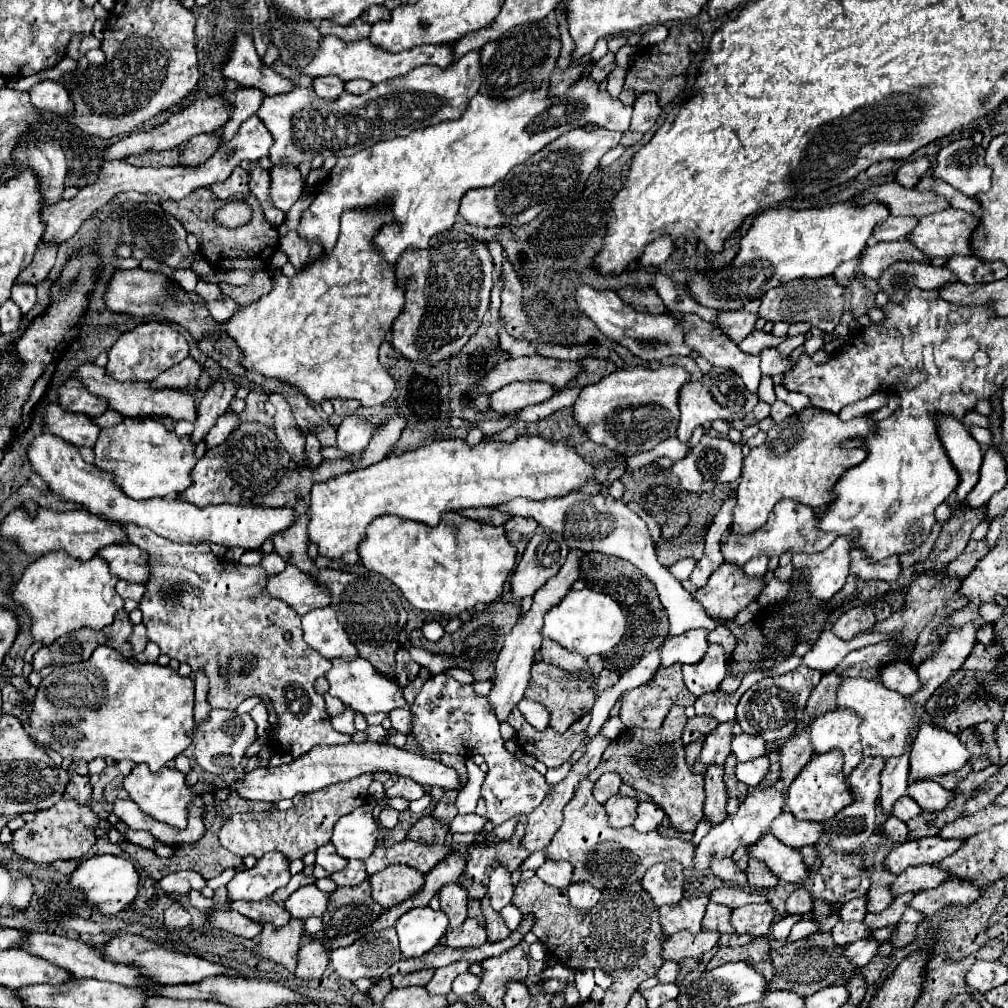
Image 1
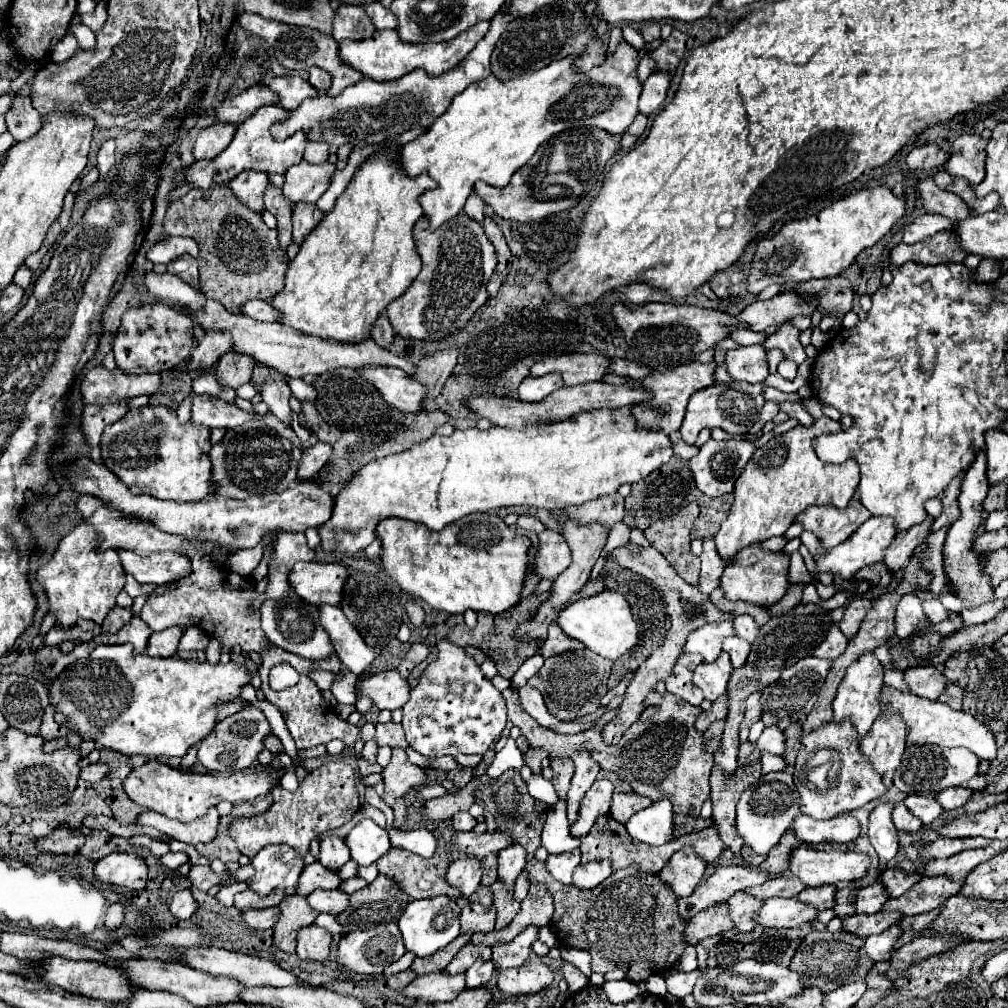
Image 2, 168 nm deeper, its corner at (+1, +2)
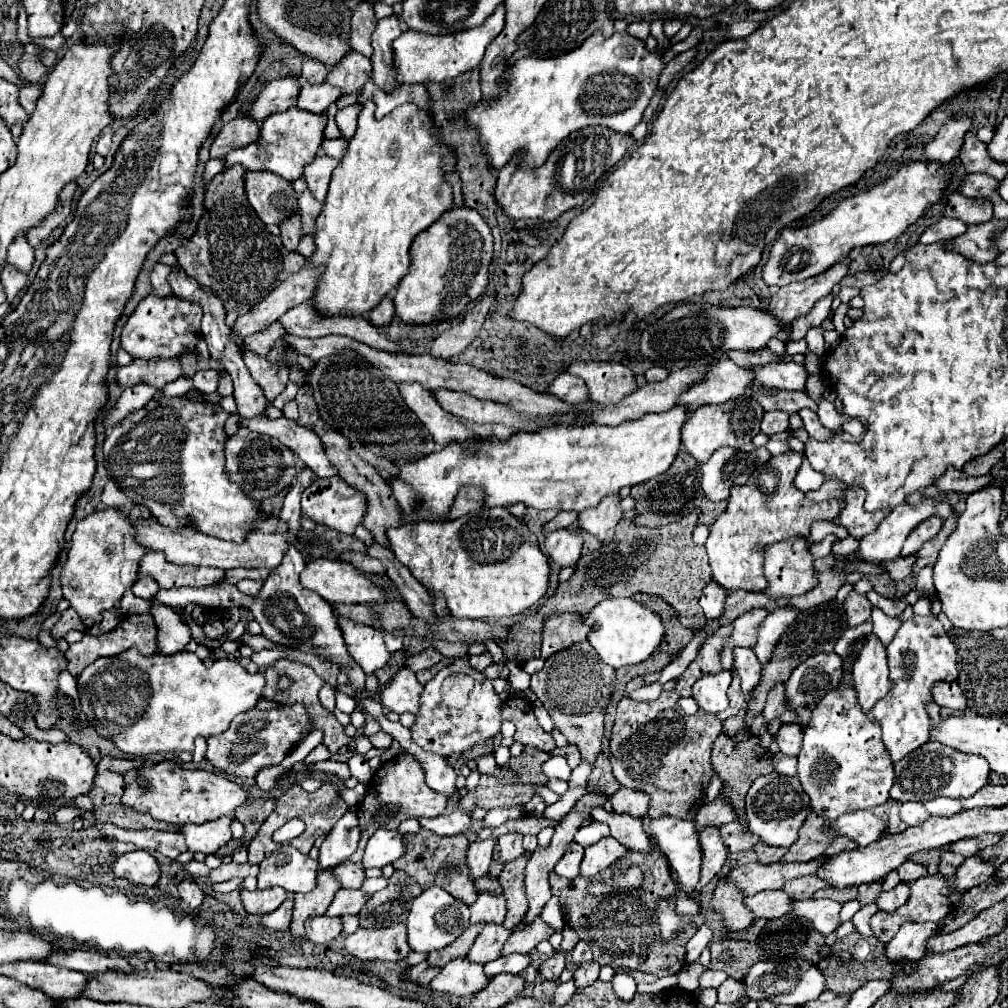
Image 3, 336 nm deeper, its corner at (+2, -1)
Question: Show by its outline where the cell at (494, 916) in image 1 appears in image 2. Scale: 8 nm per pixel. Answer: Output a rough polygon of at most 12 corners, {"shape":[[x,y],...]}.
{"shape":[[498,879],[490,885],[498,911],[496,929],[504,927],[518,913],[520,903],[514,891]]}

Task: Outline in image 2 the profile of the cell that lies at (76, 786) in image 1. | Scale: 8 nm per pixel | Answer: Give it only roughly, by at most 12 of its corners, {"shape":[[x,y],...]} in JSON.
{"shape":[[104,763],[86,765],[80,779],[98,783],[110,771]]}

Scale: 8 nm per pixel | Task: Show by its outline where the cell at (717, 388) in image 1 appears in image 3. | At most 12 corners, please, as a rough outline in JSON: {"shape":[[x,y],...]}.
{"shape":[[753,398],[699,406],[681,428],[683,448],[705,462],[721,446],[759,434]]}

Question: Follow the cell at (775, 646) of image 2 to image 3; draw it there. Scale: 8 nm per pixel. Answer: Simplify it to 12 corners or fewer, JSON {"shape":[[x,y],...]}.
{"shape":[[833,600],[799,612],[763,664],[745,726],[767,692],[817,652],[831,652],[845,630]]}

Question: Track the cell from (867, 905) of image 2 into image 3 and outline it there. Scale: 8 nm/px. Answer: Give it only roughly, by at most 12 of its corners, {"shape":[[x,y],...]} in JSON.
{"shape":[[907,884],[881,892],[875,900],[883,912],[895,912],[909,896]]}

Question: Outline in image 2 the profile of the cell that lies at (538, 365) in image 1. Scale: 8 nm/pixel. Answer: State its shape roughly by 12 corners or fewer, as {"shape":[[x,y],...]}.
{"shape":[[596,353],[546,357],[532,377],[562,373],[568,387],[602,381],[610,359]]}

